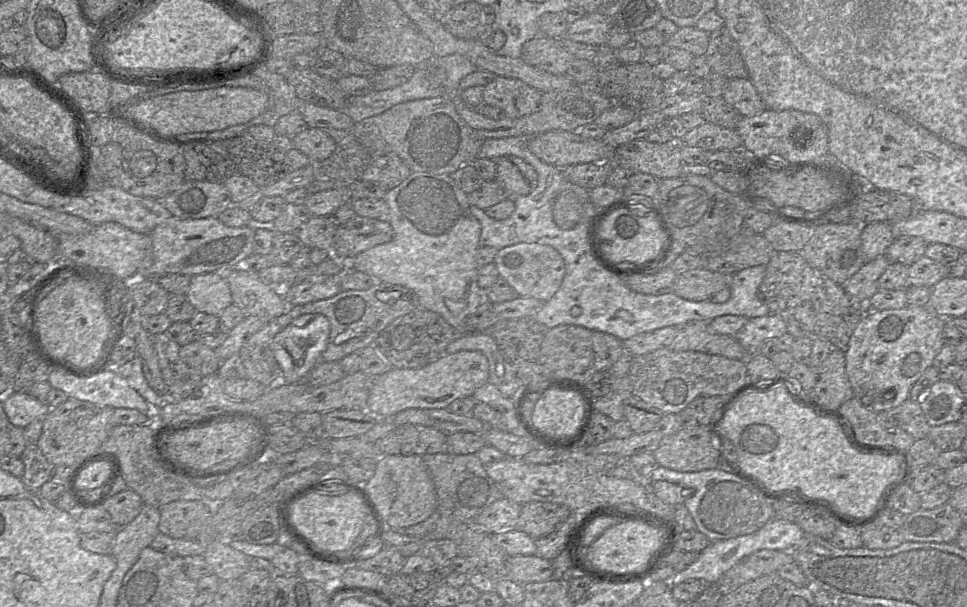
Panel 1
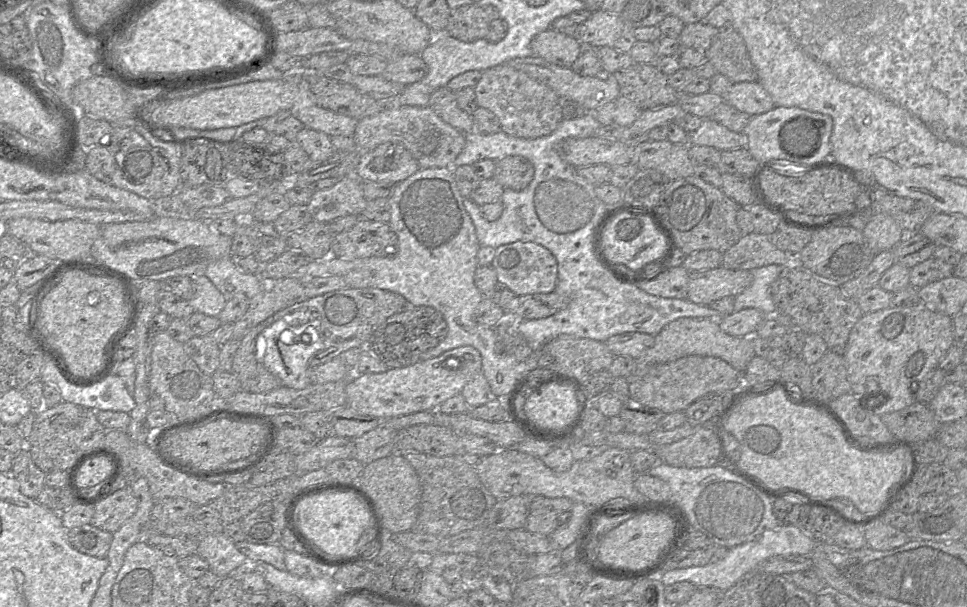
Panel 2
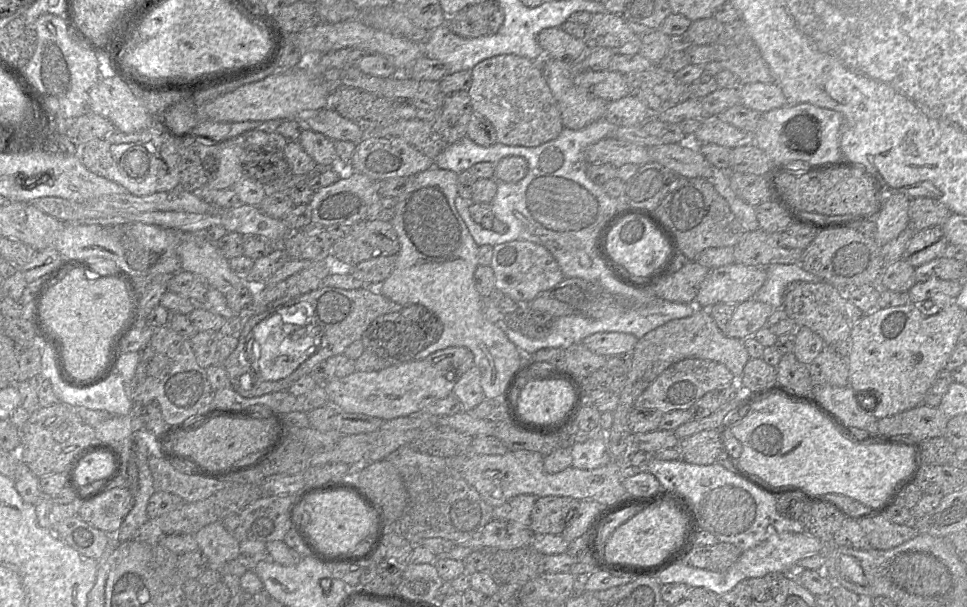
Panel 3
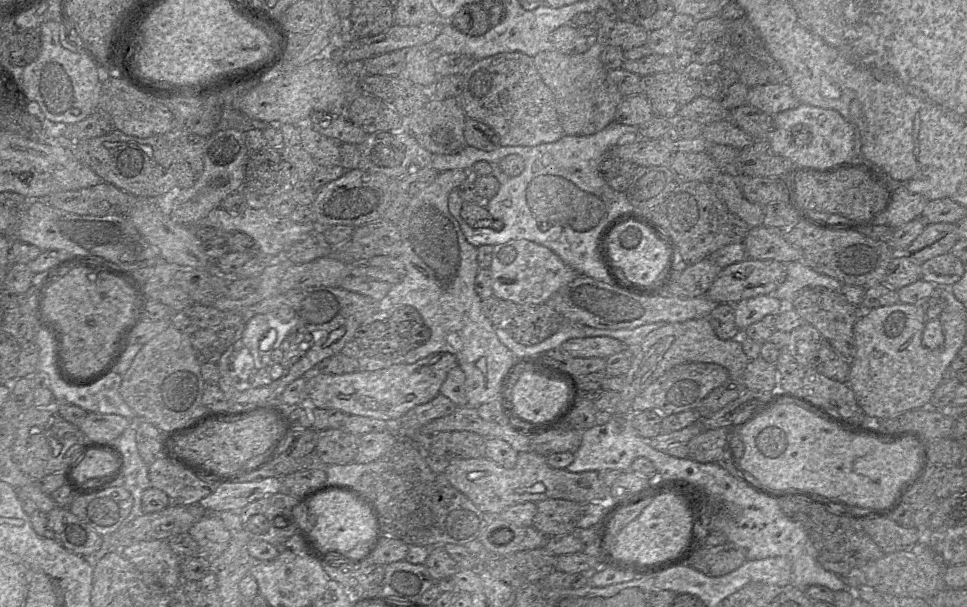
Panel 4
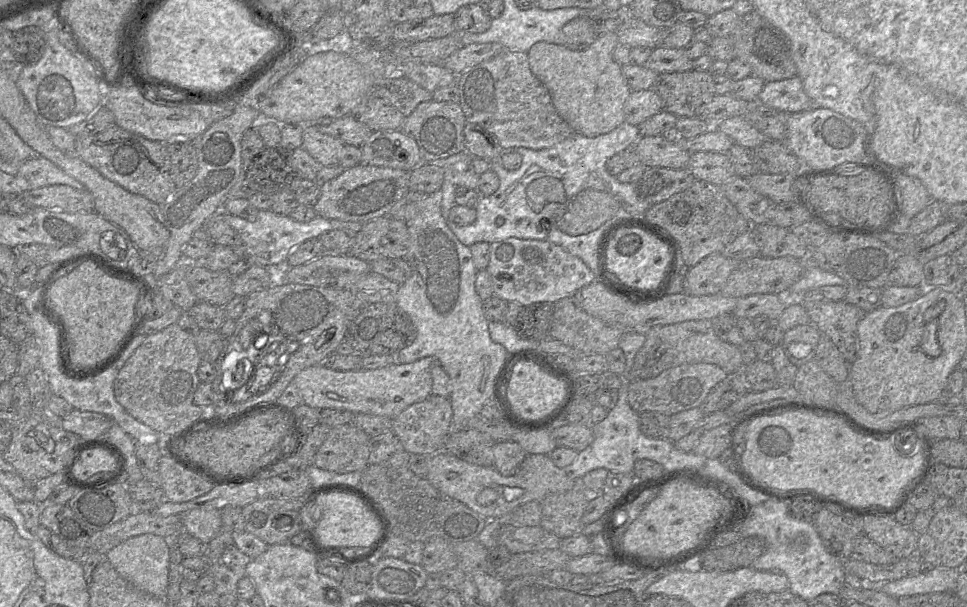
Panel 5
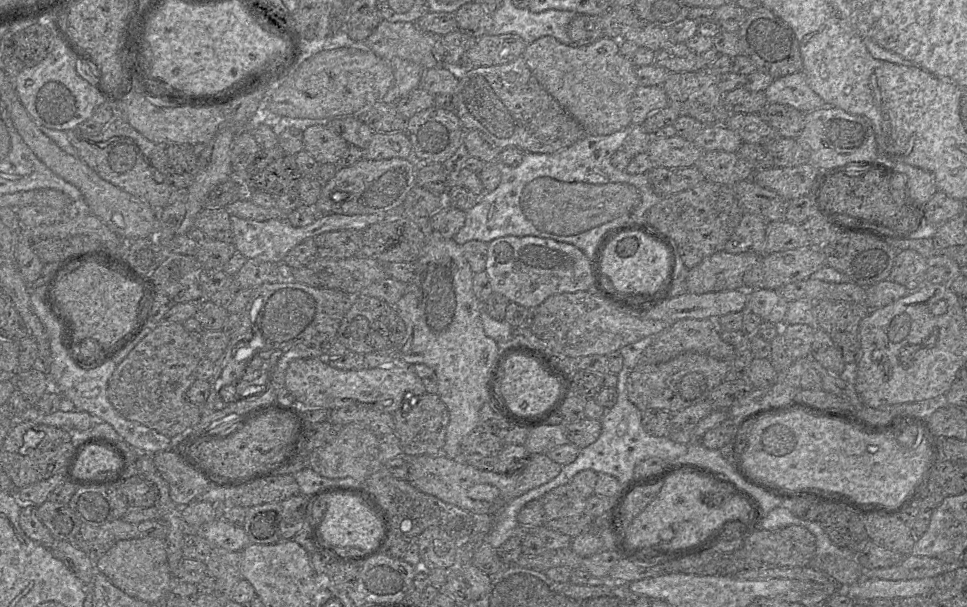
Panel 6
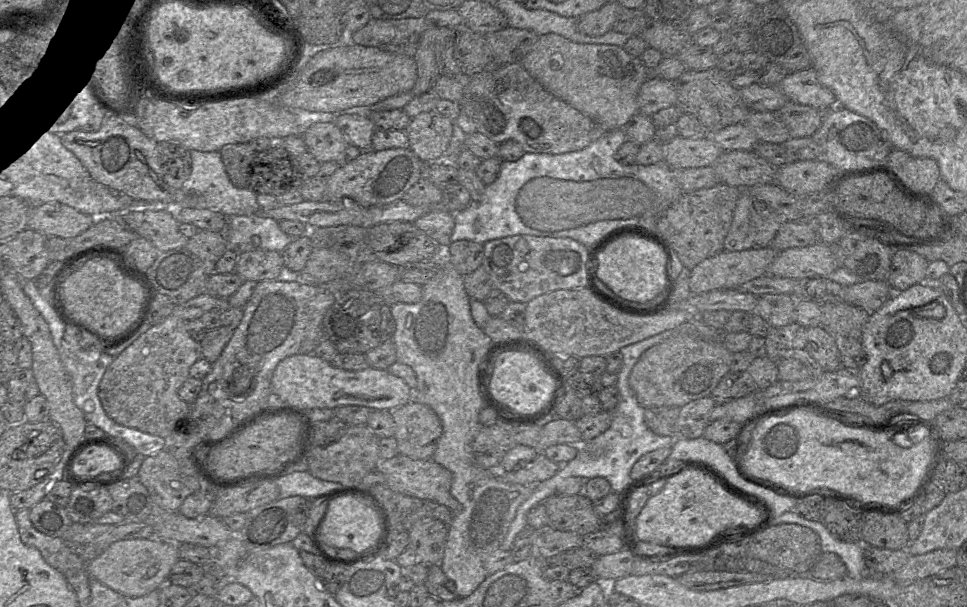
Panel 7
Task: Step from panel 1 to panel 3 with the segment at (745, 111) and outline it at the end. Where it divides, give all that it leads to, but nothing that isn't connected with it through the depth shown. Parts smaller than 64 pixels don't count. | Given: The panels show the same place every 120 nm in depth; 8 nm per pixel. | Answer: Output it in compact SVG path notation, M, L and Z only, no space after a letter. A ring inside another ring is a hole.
M739 83L739 92L740 104L760 113L789 104L783 91L775 83Z

